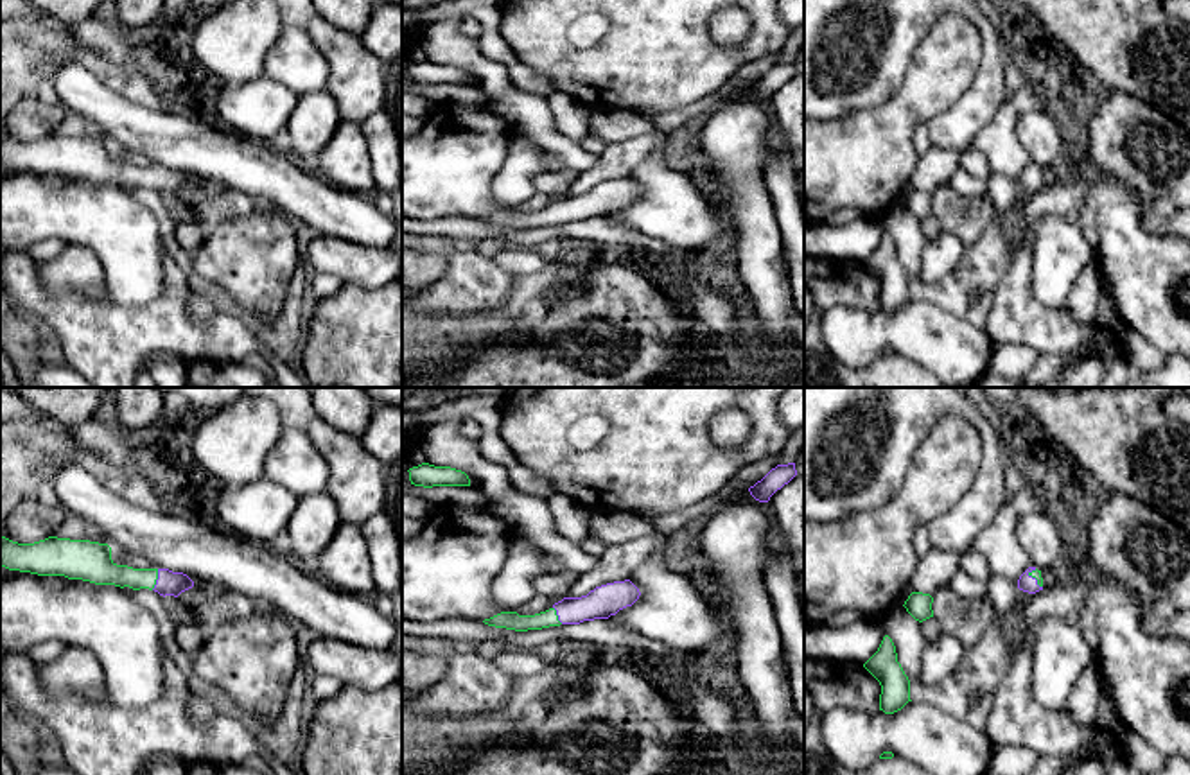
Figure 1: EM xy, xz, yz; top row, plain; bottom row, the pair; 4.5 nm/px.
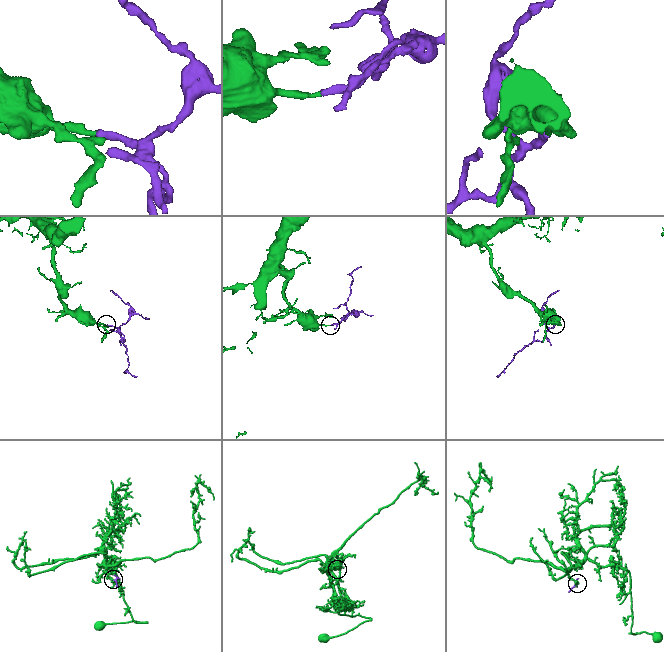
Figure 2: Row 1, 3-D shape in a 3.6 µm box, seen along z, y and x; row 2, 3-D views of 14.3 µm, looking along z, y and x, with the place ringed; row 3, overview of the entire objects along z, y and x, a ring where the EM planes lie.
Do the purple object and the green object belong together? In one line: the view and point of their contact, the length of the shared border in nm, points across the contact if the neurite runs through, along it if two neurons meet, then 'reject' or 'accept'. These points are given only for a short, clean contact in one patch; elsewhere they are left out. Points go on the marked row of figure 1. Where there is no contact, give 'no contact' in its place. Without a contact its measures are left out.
meets purple in xy at (157, 580); contact 100 nm long; runs through xy (169, 583), (157, 580), (103, 571); accept

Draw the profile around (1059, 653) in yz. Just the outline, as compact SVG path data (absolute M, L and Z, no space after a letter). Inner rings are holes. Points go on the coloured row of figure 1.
M1055 617L1021 624L1023 644L1032 658L1030 691L1046 710L1064 710L1082 671L1095 662L1095 649L1079 626Z

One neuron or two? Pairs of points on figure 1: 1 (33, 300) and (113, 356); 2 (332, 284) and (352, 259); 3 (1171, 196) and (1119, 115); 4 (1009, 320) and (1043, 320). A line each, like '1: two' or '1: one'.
1: one
2: two
3: one
4: one

